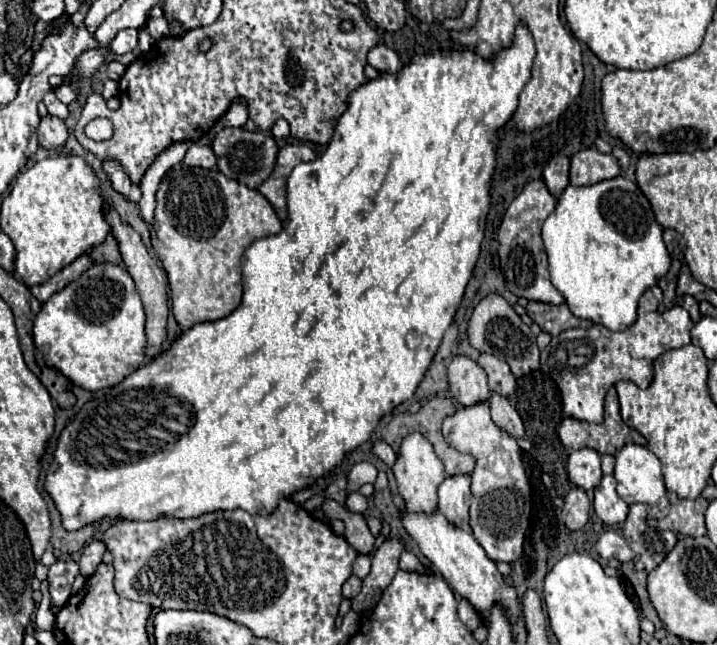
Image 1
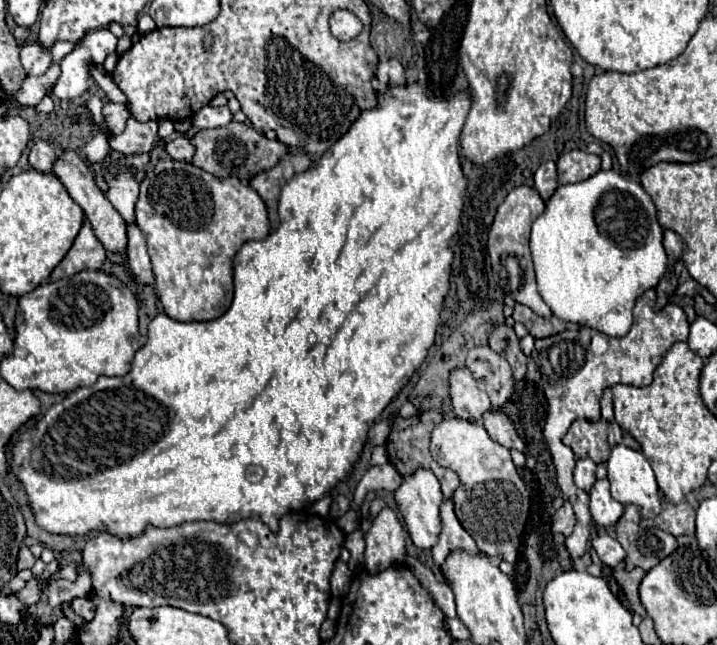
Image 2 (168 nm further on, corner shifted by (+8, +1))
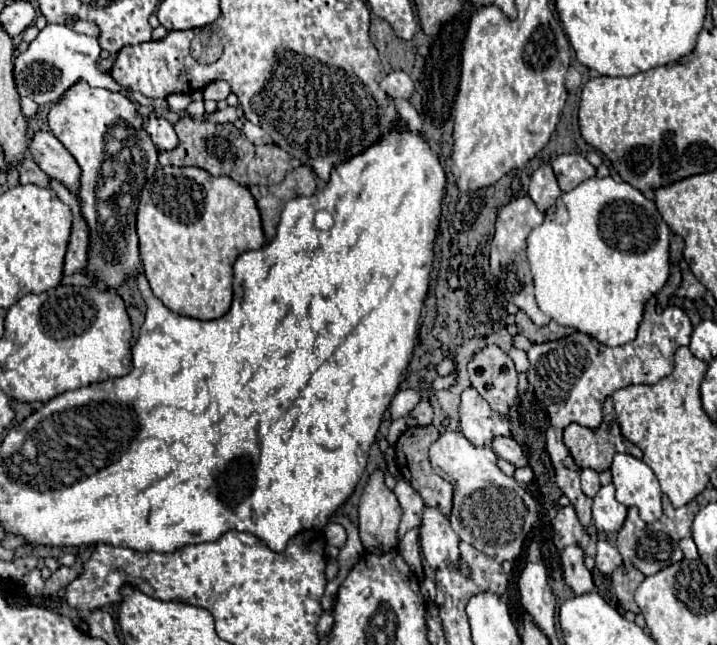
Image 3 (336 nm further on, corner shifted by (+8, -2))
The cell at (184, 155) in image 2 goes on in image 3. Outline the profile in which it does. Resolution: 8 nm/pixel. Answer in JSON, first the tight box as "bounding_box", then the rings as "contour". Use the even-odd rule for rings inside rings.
{"bounding_box":[143,118,179,152],"contour":[[[165,118],[145,120],[143,130],[149,134],[149,138],[153,140],[153,144],[159,152],[171,152],[179,146],[179,138],[177,138],[173,126]]]}

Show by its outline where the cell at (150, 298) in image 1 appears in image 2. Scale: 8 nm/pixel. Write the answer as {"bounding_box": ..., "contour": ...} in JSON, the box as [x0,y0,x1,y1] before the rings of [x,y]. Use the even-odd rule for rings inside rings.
{"bounding_box":[53,149,127,251],"contour":[[[65,149],[65,151],[57,157],[57,161],[53,163],[53,173],[55,173],[57,179],[65,185],[65,189],[67,189],[69,195],[71,195],[71,199],[81,205],[81,209],[85,211],[87,219],[91,221],[93,231],[95,231],[97,239],[103,243],[103,247],[105,247],[107,251],[123,251],[123,249],[127,247],[127,225],[125,225],[123,217],[115,211],[115,207],[109,203],[109,199],[97,189],[89,167],[87,167],[85,161],[77,155],[77,151]]]}

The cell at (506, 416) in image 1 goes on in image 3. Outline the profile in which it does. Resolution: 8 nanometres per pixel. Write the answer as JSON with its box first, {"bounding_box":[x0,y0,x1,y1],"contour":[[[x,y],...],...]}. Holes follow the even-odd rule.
{"bounding_box":[493,436,527,468],"contour":[[[497,436],[497,438],[493,438],[493,450],[497,452],[499,458],[513,462],[517,468],[527,466],[527,458],[523,456],[523,450],[515,442],[513,436]]]}

